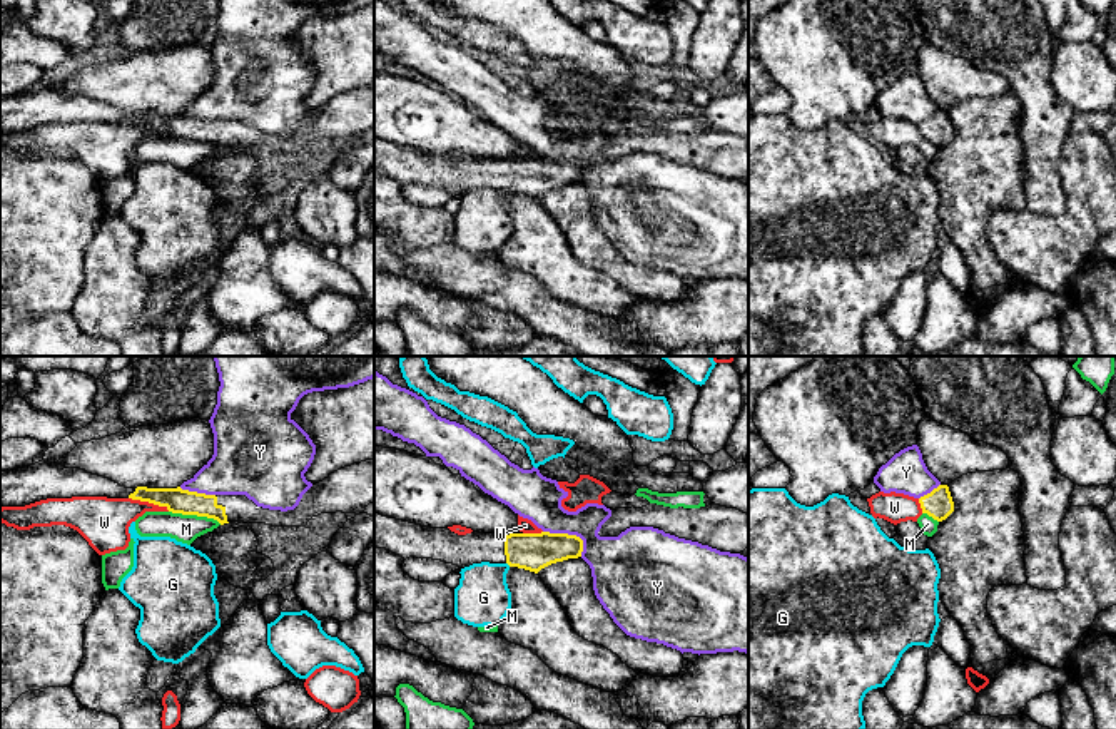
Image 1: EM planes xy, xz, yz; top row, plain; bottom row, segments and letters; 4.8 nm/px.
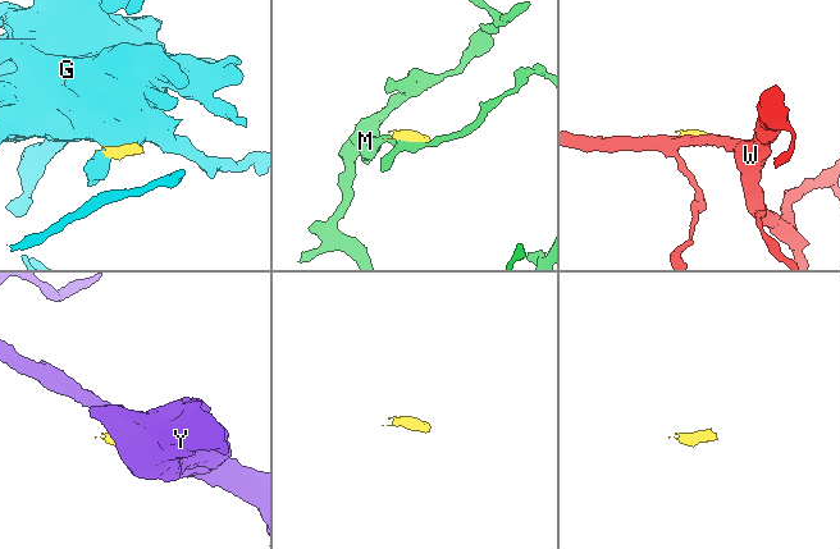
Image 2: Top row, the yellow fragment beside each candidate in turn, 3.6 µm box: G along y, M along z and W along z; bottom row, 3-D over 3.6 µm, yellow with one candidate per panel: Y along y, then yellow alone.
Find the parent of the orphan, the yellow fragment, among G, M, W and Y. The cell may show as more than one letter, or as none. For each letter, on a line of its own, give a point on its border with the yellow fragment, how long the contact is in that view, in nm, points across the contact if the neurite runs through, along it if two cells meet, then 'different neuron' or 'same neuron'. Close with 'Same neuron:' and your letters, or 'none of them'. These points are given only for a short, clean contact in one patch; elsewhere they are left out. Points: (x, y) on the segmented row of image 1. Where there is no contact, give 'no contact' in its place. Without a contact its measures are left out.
G: contact xz (508, 564); length 30 nm; border xz (507, 562), (510, 565); different neuron
M: contact xy (196, 514); length 260 nm; border xy (169, 510), (213, 517), (221, 524); different neuron
W: contact xy (149, 502); length 220 nm; border xy (129, 497), (164, 505), (169, 510); different neuron
Y: contact xz (570, 535); length 220 nm; border xz (543, 530), (577, 535), (582, 540), (582, 555); different neuron
Same neuron: none of them

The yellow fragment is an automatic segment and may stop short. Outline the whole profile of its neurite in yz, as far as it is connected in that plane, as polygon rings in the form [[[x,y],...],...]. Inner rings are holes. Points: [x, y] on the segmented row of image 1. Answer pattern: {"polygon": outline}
{"polygon": [[[939,485],[931,493],[919,498],[922,513],[937,522],[946,520],[954,512],[954,502],[947,485]]]}

